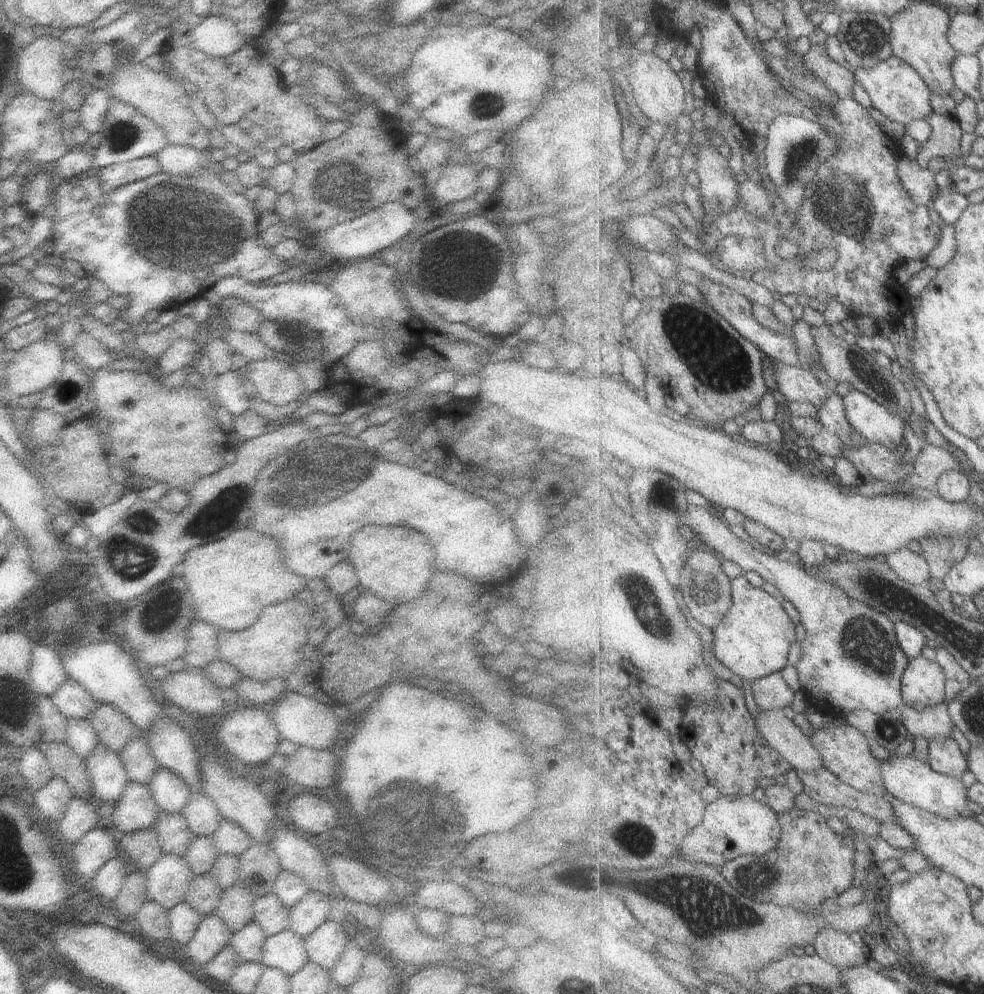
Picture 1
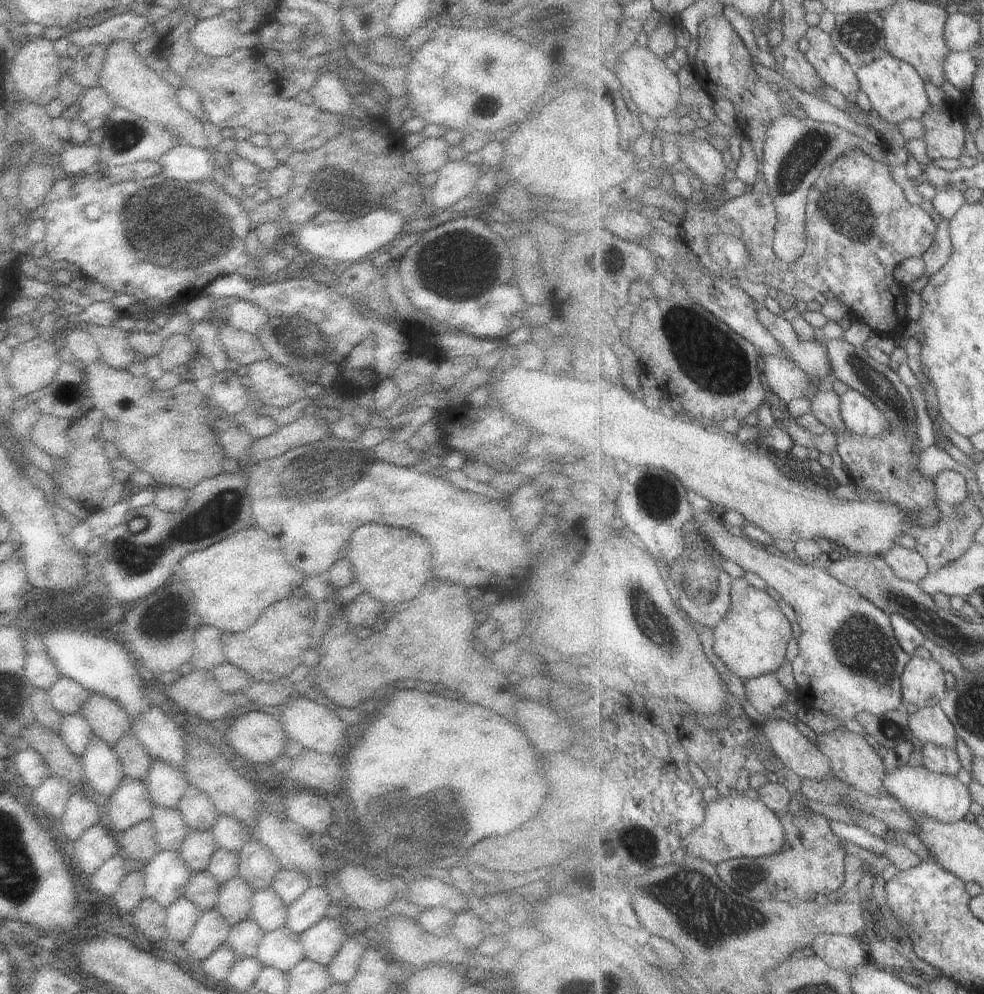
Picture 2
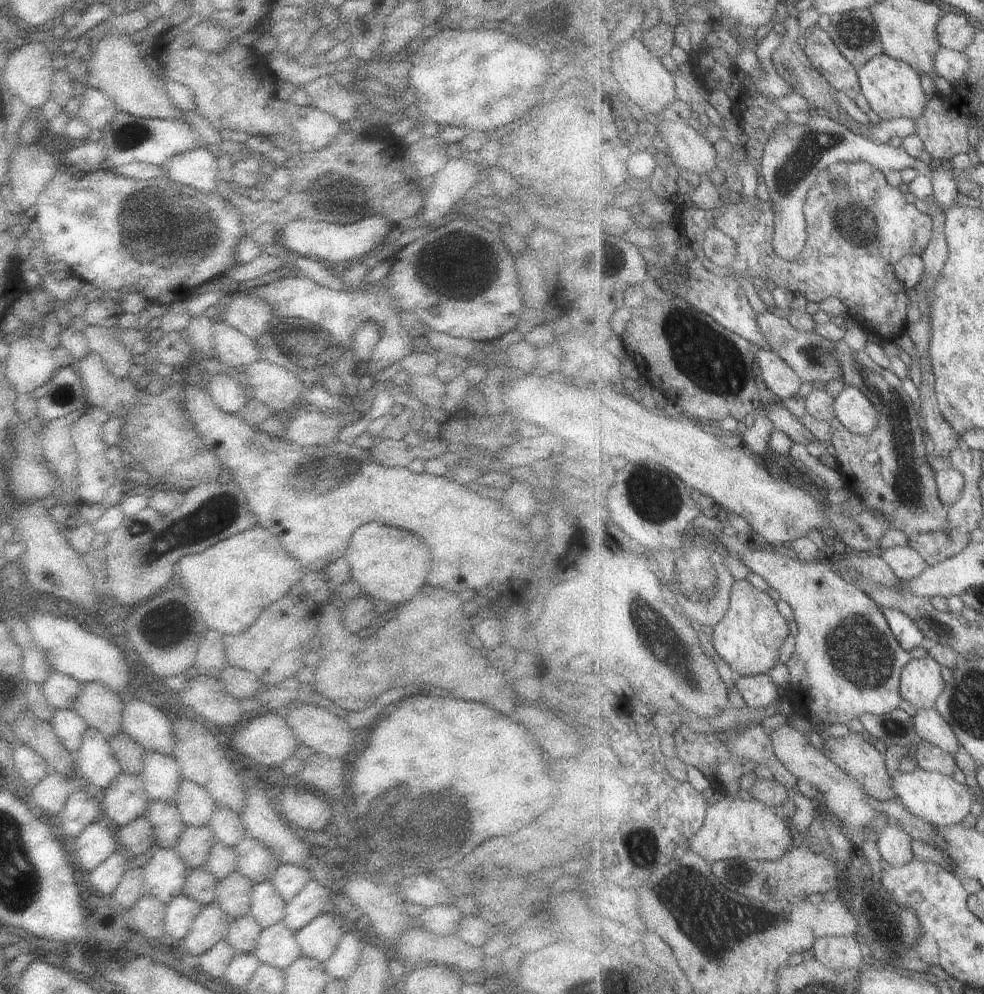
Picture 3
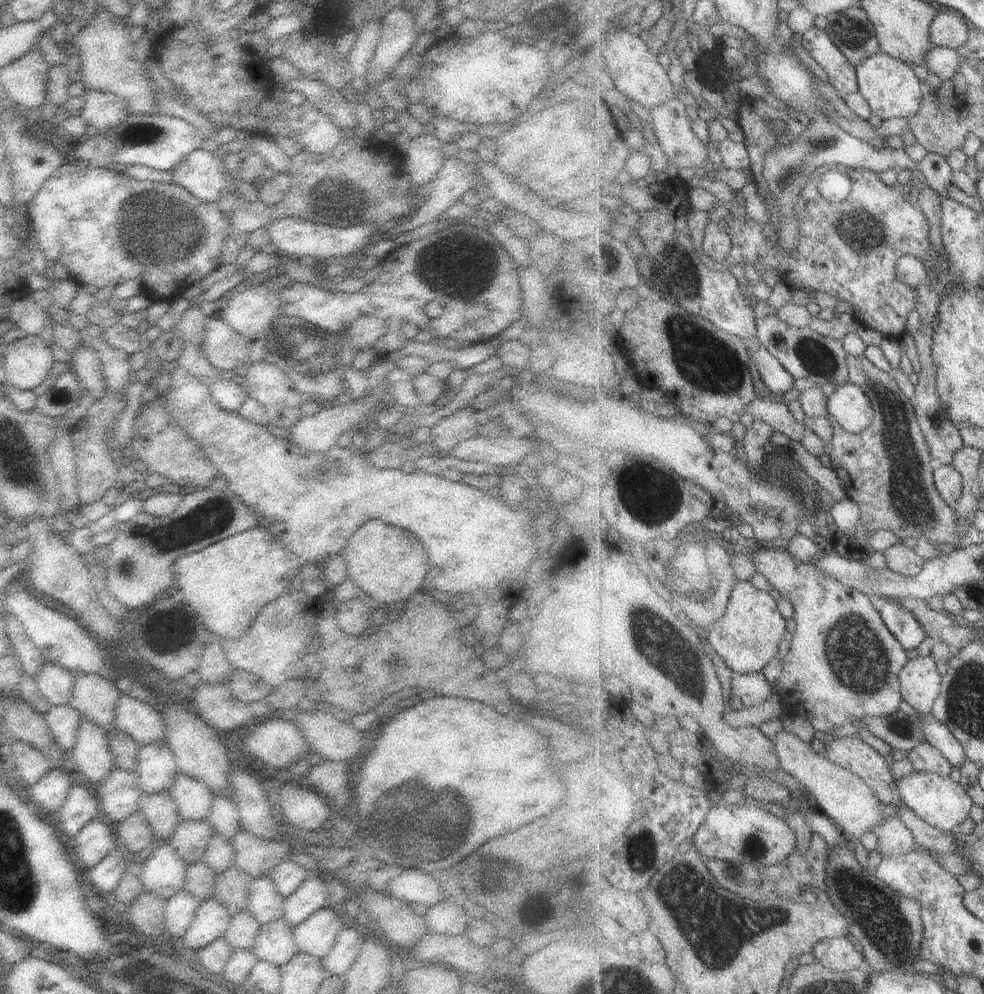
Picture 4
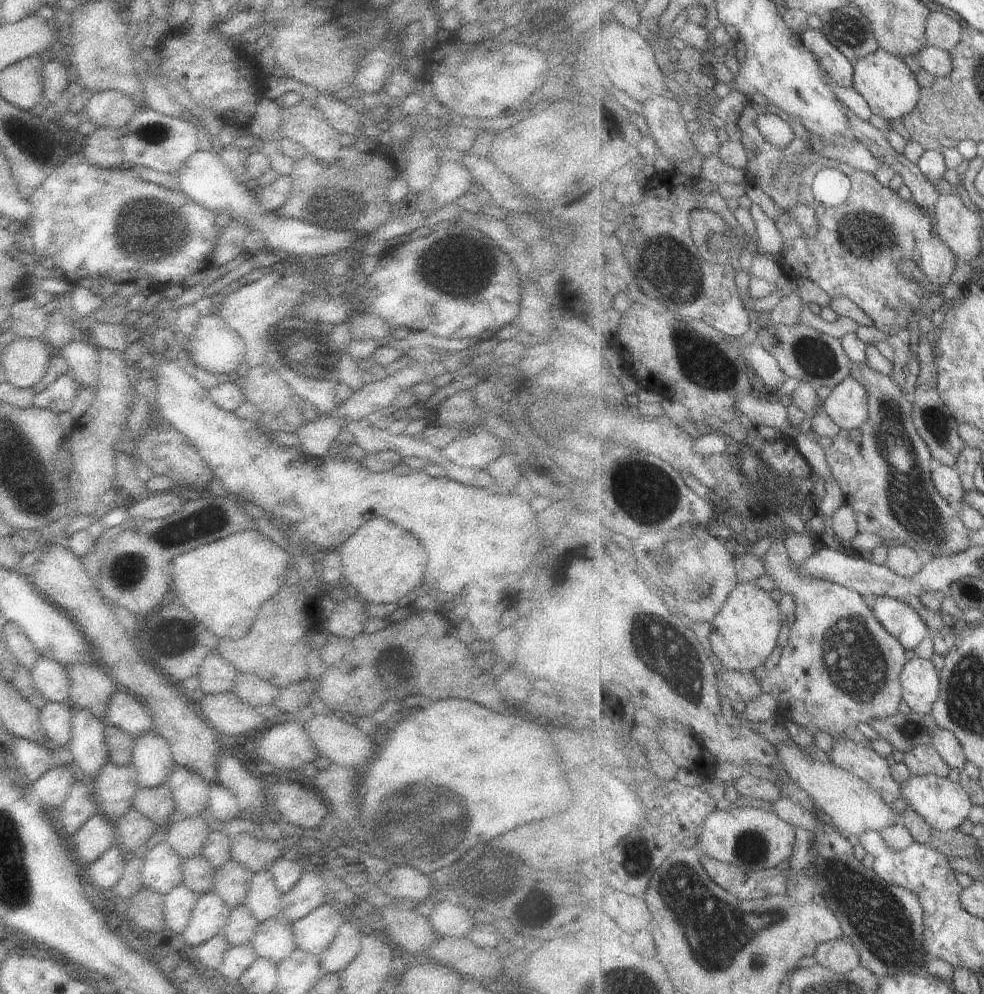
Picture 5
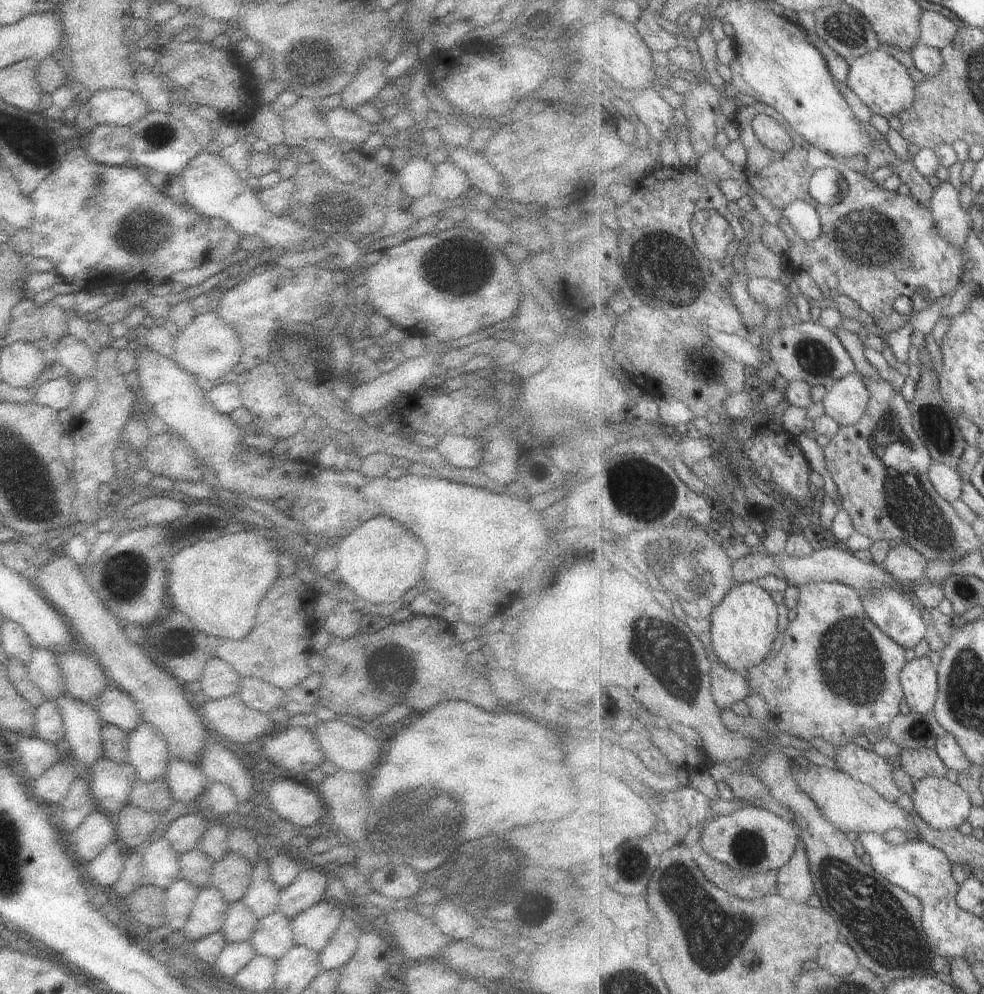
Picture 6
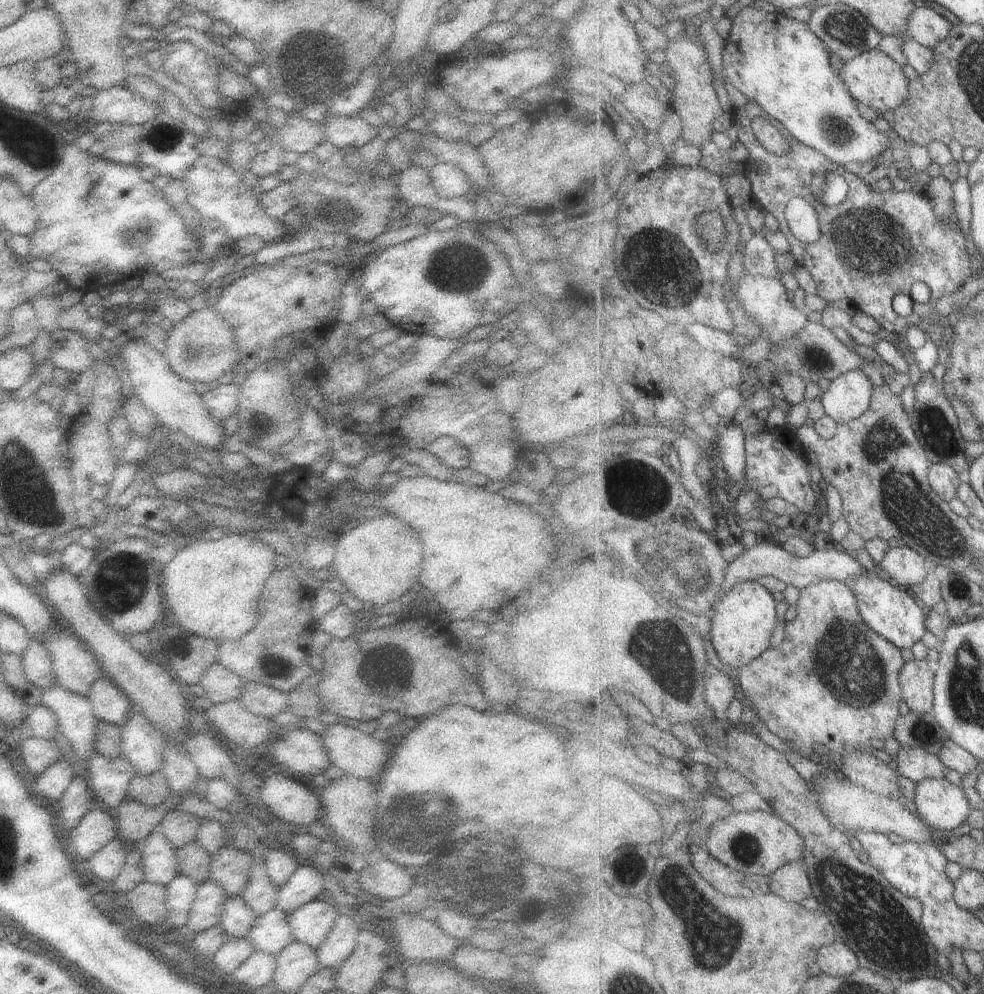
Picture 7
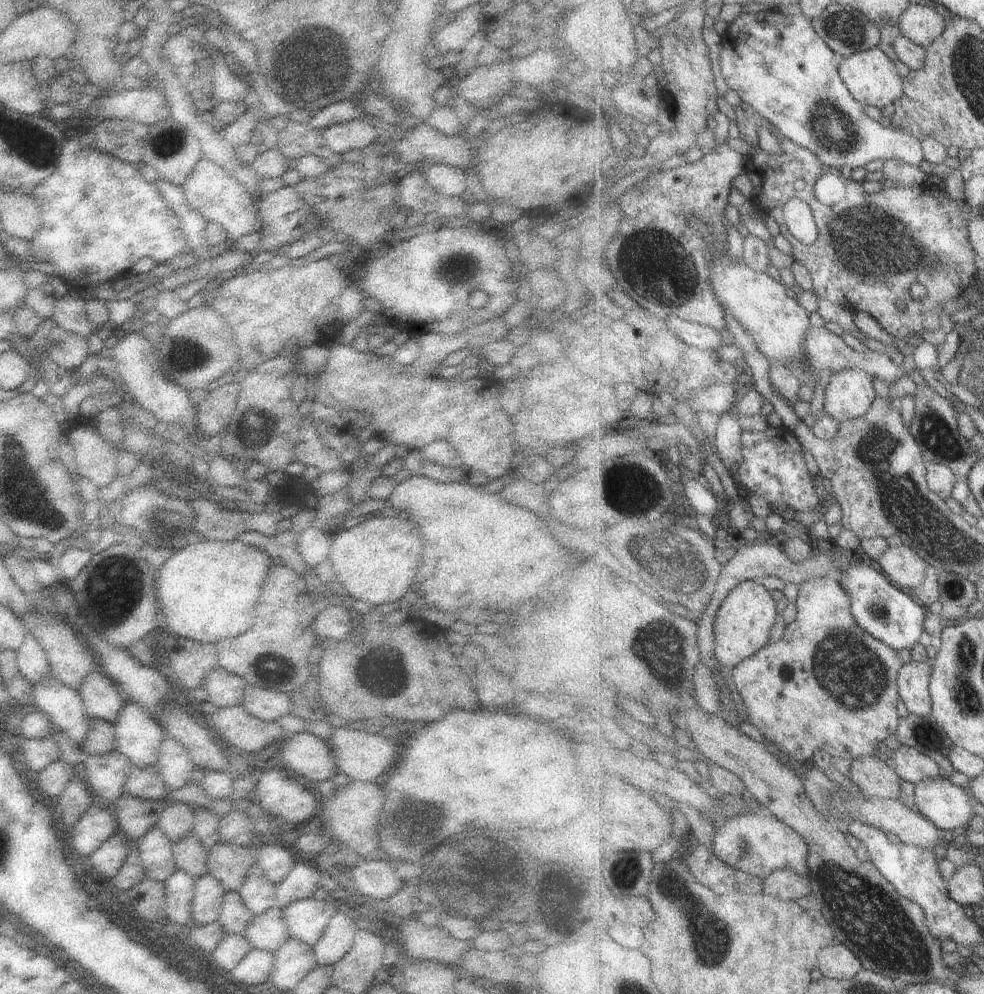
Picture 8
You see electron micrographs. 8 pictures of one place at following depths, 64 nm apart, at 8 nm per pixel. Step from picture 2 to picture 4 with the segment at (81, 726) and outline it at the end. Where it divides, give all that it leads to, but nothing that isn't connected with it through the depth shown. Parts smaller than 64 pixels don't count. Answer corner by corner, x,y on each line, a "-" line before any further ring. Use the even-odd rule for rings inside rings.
49,705
44,716
55,742
64,751
71,751
76,743
80,714
70,705

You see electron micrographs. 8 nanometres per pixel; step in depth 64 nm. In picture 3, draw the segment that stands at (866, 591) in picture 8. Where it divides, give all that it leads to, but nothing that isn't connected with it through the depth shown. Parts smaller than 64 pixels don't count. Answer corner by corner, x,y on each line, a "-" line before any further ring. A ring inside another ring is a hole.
884,608
882,611
891,625
891,630
907,652
915,646
919,647
925,640
926,636
912,616
894,608

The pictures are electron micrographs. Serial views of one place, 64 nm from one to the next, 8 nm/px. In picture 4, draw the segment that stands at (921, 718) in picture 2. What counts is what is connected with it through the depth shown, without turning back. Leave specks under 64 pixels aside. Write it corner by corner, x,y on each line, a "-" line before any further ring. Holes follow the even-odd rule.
931,713
922,718
922,731
927,741
935,745
956,767
960,767
966,757
965,749
961,741
951,732
951,729
943,724

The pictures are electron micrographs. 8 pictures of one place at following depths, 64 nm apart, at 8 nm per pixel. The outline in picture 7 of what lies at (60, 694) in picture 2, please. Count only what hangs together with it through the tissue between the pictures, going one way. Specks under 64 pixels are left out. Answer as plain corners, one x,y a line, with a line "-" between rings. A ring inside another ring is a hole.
30,638
21,662
27,680
37,688
45,690
58,684
53,663
43,643

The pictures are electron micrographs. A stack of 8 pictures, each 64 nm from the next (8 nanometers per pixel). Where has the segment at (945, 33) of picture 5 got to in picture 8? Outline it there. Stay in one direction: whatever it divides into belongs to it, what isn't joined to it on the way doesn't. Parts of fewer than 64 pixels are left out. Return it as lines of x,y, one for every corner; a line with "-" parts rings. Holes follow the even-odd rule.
911,5
903,14
898,30
903,37
927,48
946,29
945,18
931,6

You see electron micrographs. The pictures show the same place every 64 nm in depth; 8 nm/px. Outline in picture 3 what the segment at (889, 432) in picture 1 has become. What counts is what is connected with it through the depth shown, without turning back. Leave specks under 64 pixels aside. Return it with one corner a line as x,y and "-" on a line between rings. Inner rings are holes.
845,384
836,397
834,411
838,419
836,423
858,435
870,435
879,424
873,401
853,385

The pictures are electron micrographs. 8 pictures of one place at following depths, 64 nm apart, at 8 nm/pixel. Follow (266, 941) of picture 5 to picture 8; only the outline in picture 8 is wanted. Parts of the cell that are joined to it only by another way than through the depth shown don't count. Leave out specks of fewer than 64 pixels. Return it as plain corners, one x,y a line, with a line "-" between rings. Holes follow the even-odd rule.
275,906
255,916
255,920
245,931
245,936
253,948
275,952
289,938
282,910

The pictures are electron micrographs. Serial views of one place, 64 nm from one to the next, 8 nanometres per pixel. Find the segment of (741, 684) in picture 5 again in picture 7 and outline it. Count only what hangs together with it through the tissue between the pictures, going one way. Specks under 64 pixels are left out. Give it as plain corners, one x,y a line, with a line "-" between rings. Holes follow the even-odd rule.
713,664
706,666
704,676
706,703
716,712
717,717
724,718
727,708
735,700
735,684
733,684
731,676
723,674

